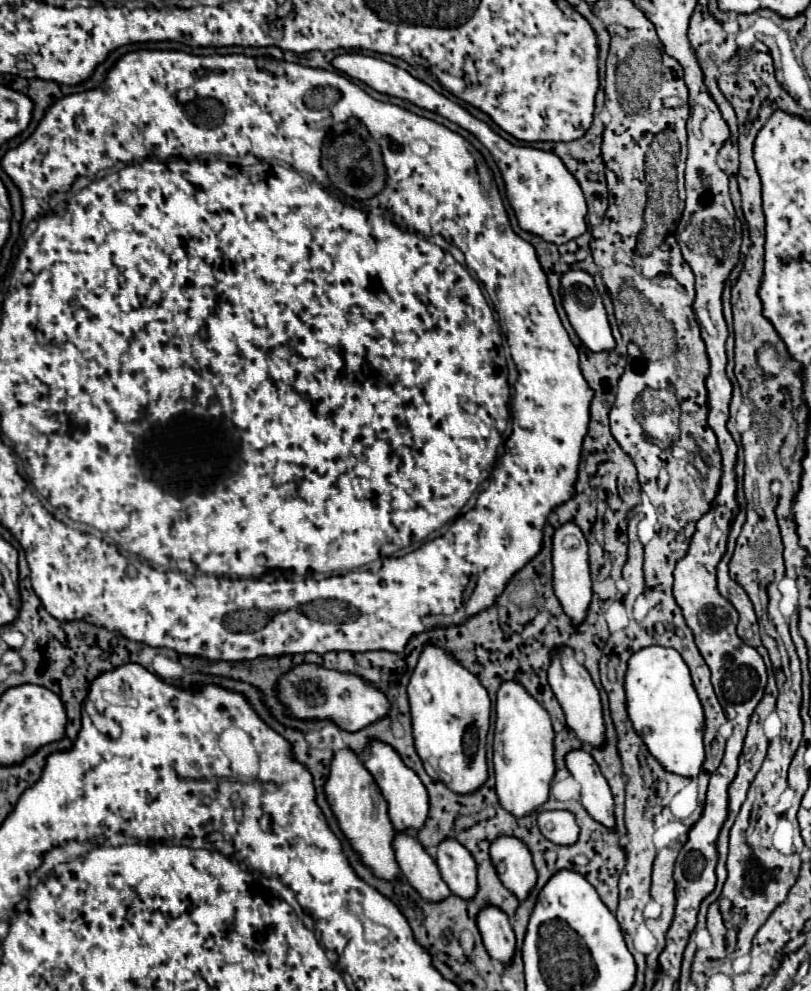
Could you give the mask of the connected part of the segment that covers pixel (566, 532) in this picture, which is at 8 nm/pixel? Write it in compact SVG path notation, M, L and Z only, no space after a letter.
M575 523L561 525L553 535L553 587L565 615L571 619L571 623L575 623L575 627L581 625L591 603L591 577L587 561L587 541Z

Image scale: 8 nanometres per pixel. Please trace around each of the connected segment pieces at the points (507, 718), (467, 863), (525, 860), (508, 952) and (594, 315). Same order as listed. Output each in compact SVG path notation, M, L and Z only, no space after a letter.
M505 681L497 691L497 721L493 739L495 791L501 807L515 817L527 817L549 799L555 775L553 725L549 713L515 681Z
M445 839L437 847L437 867L443 881L449 885L453 895L461 899L473 899L477 891L477 869L473 855L455 839Z
M515 837L495 839L491 845L491 861L501 883L519 901L525 901L537 883L537 871L525 843Z
M485 907L477 919L479 931L483 935L483 945L491 959L501 965L511 965L515 955L515 933L507 915L497 907Z
M569 271L561 277L561 285L563 285L563 307L567 311L567 317L575 329L575 333L579 335L581 343L593 351L593 353L599 353L599 351L611 351L615 347L615 339L613 339L613 333L611 333L611 325L609 325L609 319L607 319L607 311L603 307L603 301L601 301L601 295L597 293L597 287L593 283L593 277L585 271Z

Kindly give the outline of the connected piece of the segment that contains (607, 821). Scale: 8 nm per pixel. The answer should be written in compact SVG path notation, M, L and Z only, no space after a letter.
M571 751L567 753L565 763L573 779L581 785L581 805L587 809L587 813L597 823L603 823L603 827L615 829L613 795L607 785L607 779L601 775L589 751Z

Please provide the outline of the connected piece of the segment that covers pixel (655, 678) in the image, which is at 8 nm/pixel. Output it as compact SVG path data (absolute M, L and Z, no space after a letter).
M659 645L637 651L629 659L625 693L629 719L635 731L643 737L651 755L671 773L683 777L697 777L705 761L705 715L683 657L675 649Z

